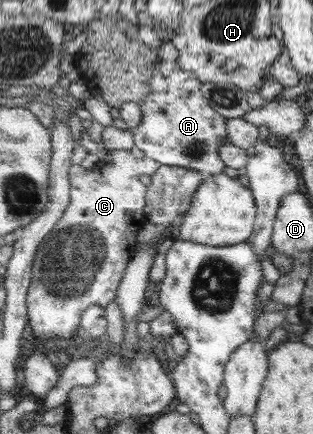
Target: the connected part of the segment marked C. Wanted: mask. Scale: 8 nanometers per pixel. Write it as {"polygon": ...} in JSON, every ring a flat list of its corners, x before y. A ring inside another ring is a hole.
{"polygon":[[113,150,111,155,111,164,97,162,90,170,84,169,79,163,71,166,71,205,39,246,27,303,29,327,33,335,41,340,61,339,71,342,75,339,87,308,94,305,106,308,116,299,135,247,139,245,139,233,148,222,145,211,148,187,141,183,139,177,143,174,152,176,161,168,161,164,147,156,137,158,130,150]]}

